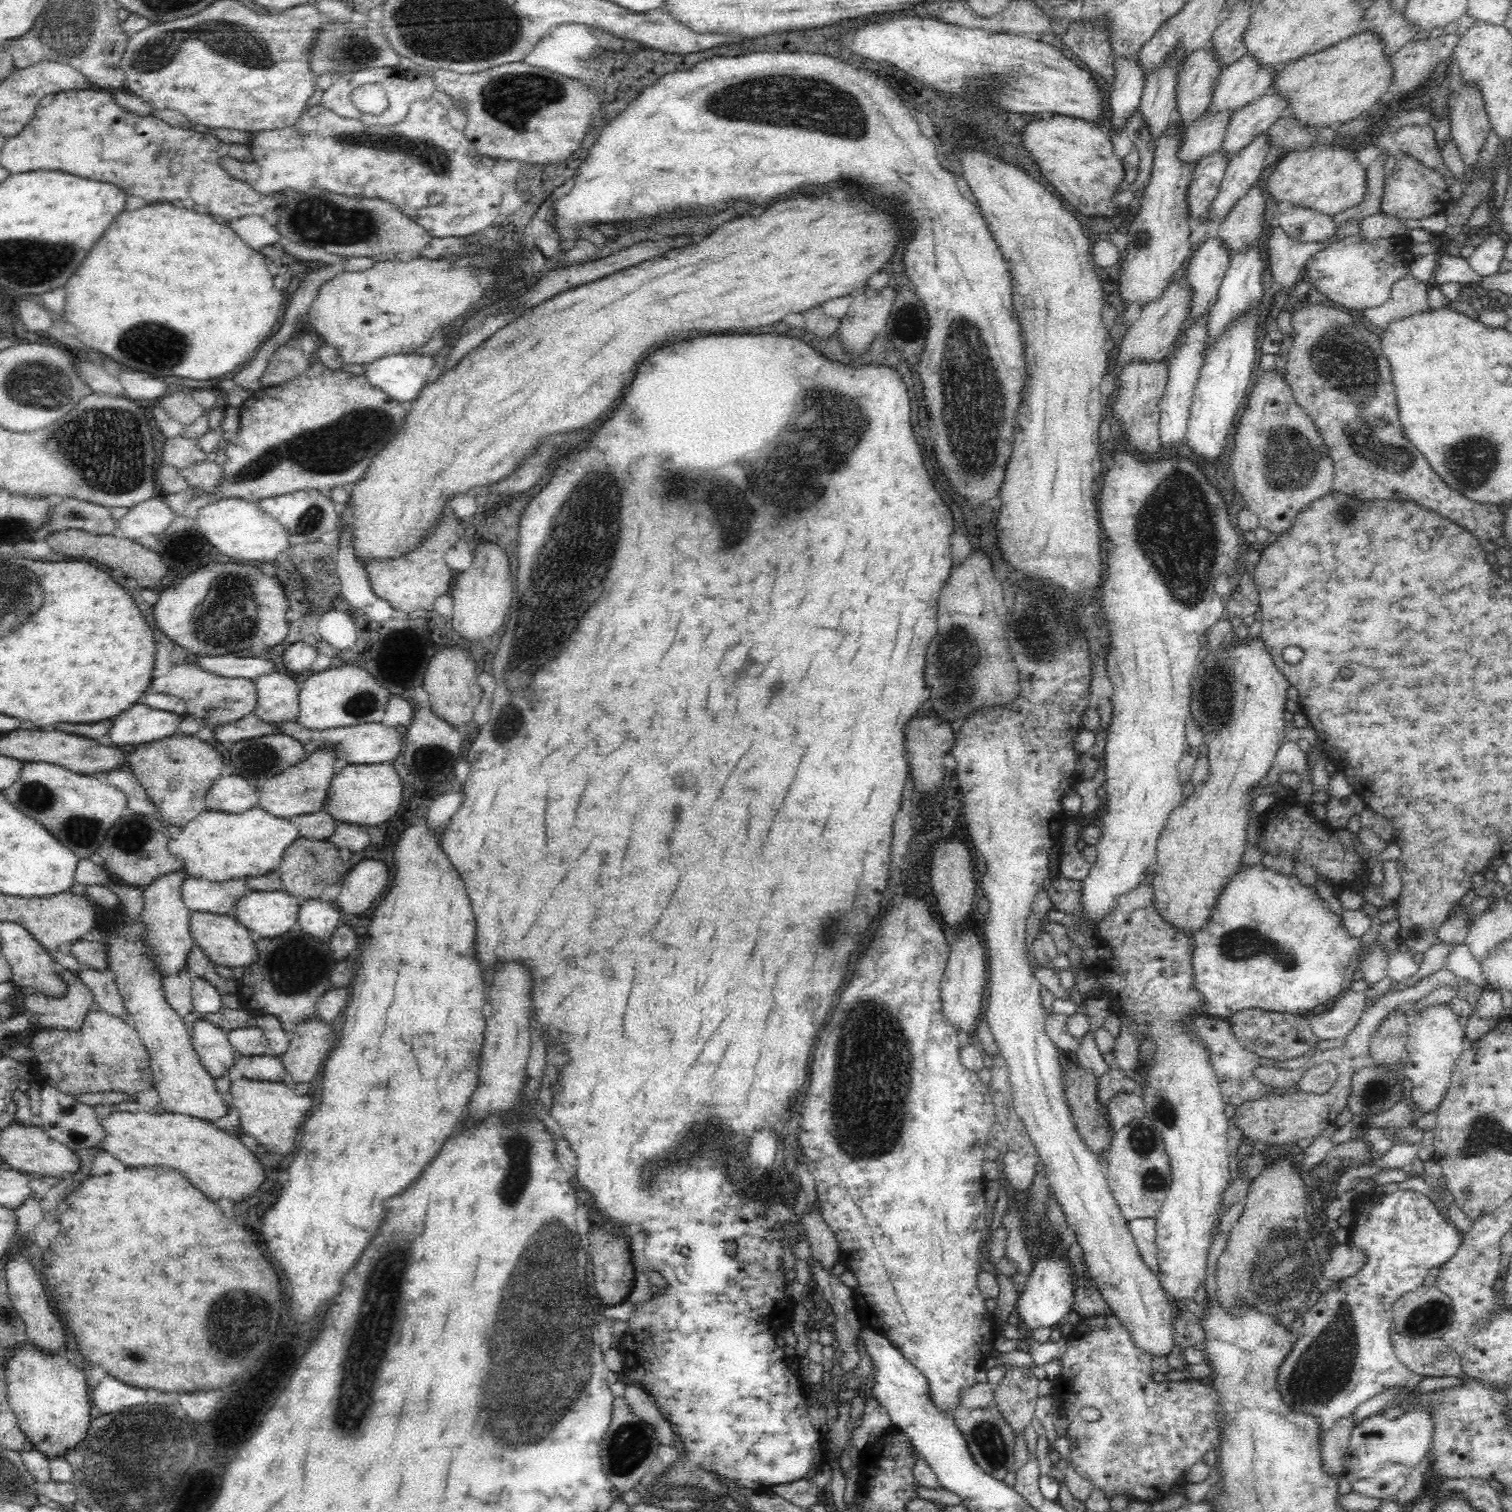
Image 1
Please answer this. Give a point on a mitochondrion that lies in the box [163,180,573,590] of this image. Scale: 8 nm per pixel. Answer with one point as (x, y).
(333, 450)

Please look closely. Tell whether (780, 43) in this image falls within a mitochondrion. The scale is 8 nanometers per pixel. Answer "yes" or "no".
no

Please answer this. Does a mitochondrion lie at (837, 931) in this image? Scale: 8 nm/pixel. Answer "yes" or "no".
yes

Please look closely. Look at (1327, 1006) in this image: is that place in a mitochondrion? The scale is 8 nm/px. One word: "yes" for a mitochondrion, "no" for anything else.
no

